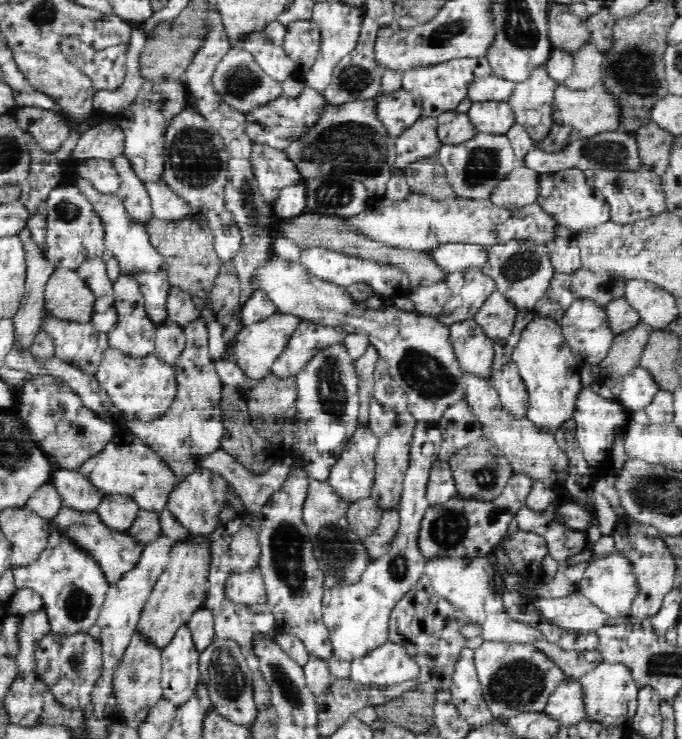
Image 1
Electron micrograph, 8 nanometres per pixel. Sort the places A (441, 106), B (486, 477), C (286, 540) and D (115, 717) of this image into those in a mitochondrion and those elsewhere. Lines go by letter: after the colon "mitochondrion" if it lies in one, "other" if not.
A: other
B: mitochondrion
C: mitochondrion
D: other

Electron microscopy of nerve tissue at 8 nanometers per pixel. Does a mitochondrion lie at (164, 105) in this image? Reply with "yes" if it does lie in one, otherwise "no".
yes

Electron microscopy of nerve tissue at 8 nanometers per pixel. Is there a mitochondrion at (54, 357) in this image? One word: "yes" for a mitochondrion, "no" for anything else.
no

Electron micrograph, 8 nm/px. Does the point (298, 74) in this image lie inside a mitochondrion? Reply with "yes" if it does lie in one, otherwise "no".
no

